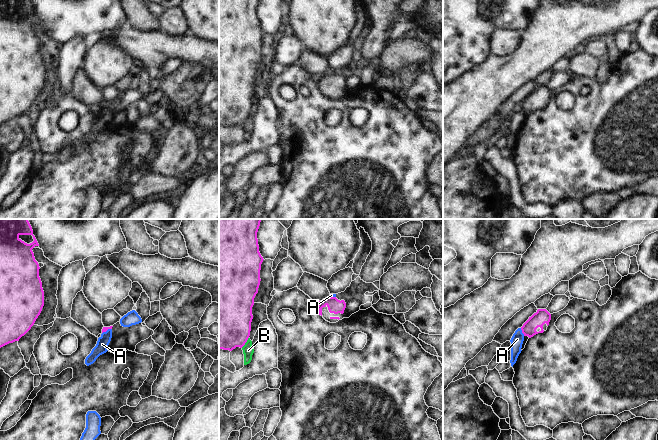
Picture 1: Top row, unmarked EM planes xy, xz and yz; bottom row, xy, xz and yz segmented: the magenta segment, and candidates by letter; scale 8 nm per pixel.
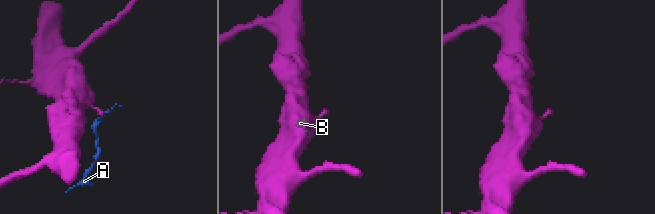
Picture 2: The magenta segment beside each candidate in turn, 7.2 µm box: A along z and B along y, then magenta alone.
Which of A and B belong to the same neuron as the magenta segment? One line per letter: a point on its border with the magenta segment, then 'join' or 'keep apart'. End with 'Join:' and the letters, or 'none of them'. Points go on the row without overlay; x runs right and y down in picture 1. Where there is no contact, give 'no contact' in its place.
A: yz (522, 108) | keep apart
B: xz (246, 117) | keep apart
Join: none of them

